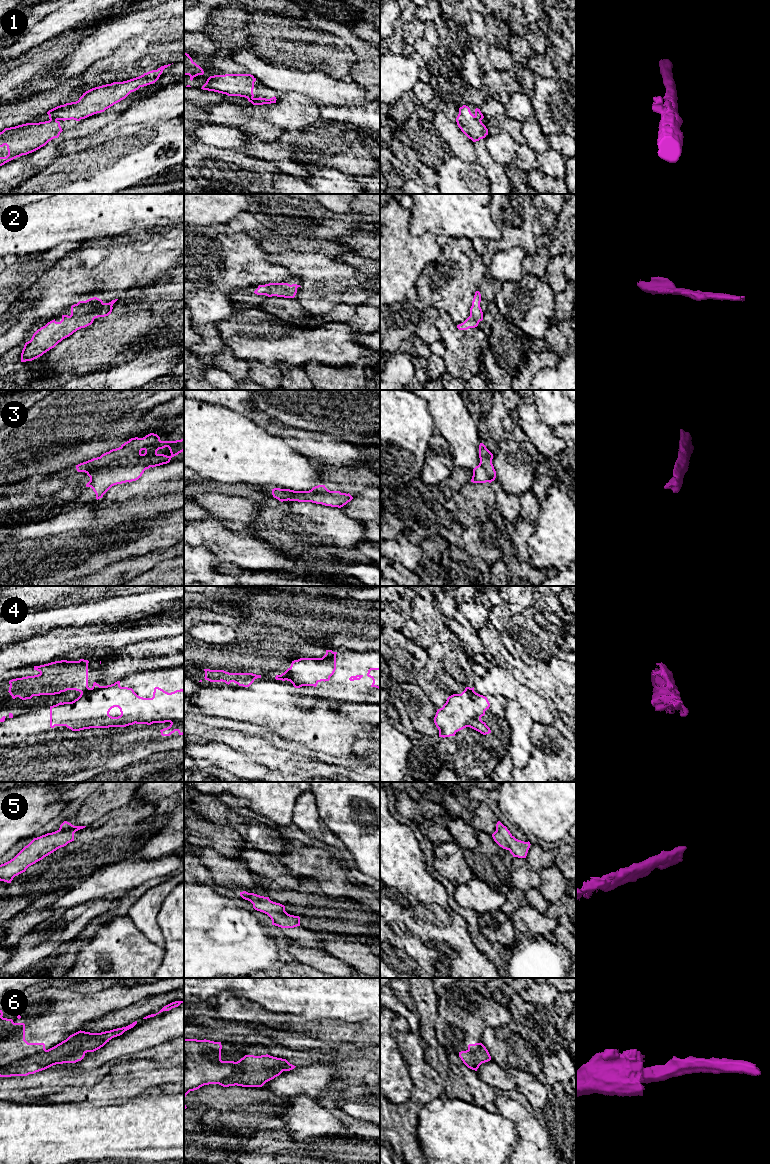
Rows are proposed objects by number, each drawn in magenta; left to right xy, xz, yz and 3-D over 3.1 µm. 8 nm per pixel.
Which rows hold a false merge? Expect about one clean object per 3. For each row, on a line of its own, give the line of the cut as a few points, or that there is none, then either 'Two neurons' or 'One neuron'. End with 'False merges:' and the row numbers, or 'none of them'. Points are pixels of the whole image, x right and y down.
1: No split. One neuron
2: No split. One neuron
3: No split. One neuron
4: Split along xy (101, 686), (96, 686), (89, 691), (81, 693). Two neurons
5: No split. One neuron
6: Split along xy (45, 1049), (31, 1055), (26, 1055), (0, 1068). Two neurons
False merges: 4, 6

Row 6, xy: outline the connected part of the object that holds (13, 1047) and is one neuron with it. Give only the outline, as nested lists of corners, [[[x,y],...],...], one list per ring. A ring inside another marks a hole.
[[[0,1010],[0,1068],[46,1050],[44,1043],[28,1043],[25,1040],[24,1023],[14,1023],[2,1016]]]

